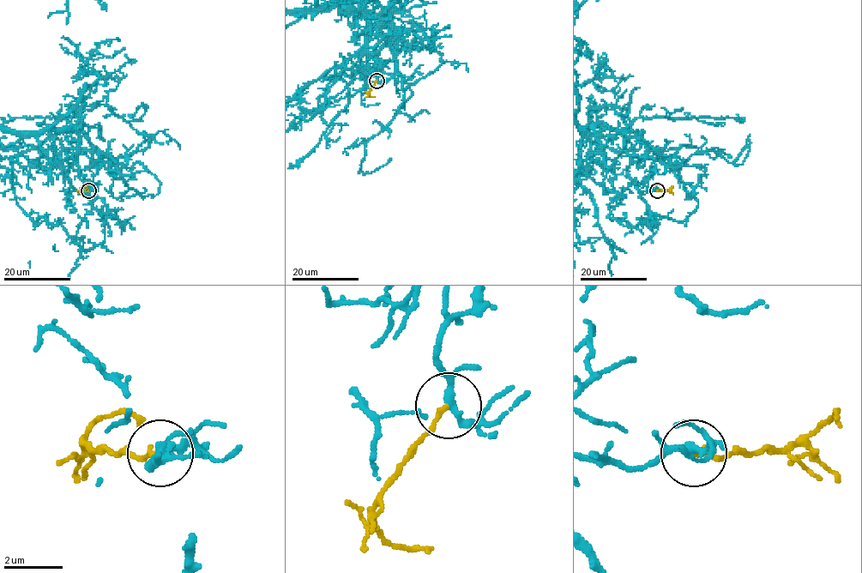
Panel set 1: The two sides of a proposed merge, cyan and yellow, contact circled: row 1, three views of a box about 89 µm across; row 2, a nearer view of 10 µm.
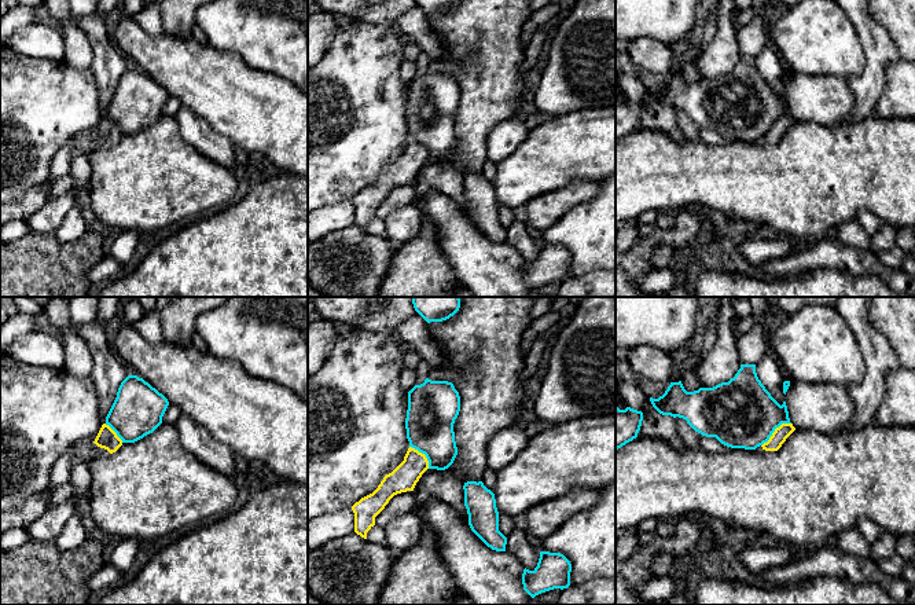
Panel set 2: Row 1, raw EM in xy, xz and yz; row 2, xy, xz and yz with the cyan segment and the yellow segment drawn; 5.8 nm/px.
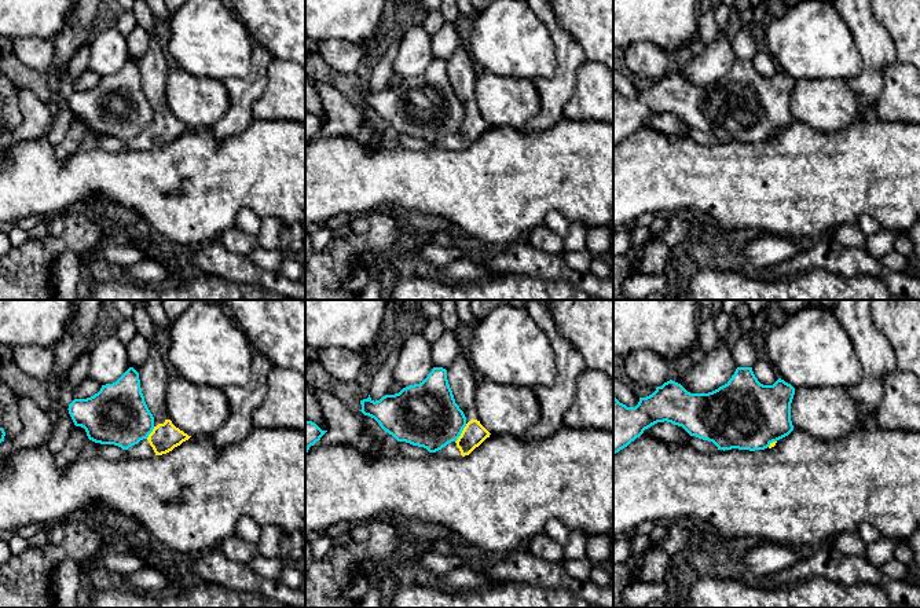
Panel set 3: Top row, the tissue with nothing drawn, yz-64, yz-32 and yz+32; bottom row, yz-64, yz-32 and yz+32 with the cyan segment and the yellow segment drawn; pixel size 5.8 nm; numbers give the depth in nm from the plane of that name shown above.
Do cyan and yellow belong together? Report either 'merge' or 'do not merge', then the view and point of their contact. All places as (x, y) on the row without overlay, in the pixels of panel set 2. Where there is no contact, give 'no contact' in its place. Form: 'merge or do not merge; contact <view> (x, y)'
do not merge; contact yz (774, 123)

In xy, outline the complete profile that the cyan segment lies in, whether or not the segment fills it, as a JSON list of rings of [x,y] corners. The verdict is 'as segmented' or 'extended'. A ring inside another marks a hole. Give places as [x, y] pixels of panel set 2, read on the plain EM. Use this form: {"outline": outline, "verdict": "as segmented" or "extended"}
{"outline": [[[128,67],[106,109],[122,135],[135,135],[152,125],[169,98],[168,91],[137,67]]], "verdict": "as segmented"}

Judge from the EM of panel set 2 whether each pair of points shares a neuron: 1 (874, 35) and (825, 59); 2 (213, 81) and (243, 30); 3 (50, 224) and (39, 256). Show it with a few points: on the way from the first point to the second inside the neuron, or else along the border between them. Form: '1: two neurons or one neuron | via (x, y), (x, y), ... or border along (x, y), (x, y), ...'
1: two neurons | border along (844, 14), (862, 47), (863, 70), (859, 74)
2: two neurons | border along (209, 44), (217, 50), (235, 52), (257, 69)
3: two neurons | border along (32, 231), (54, 234)

